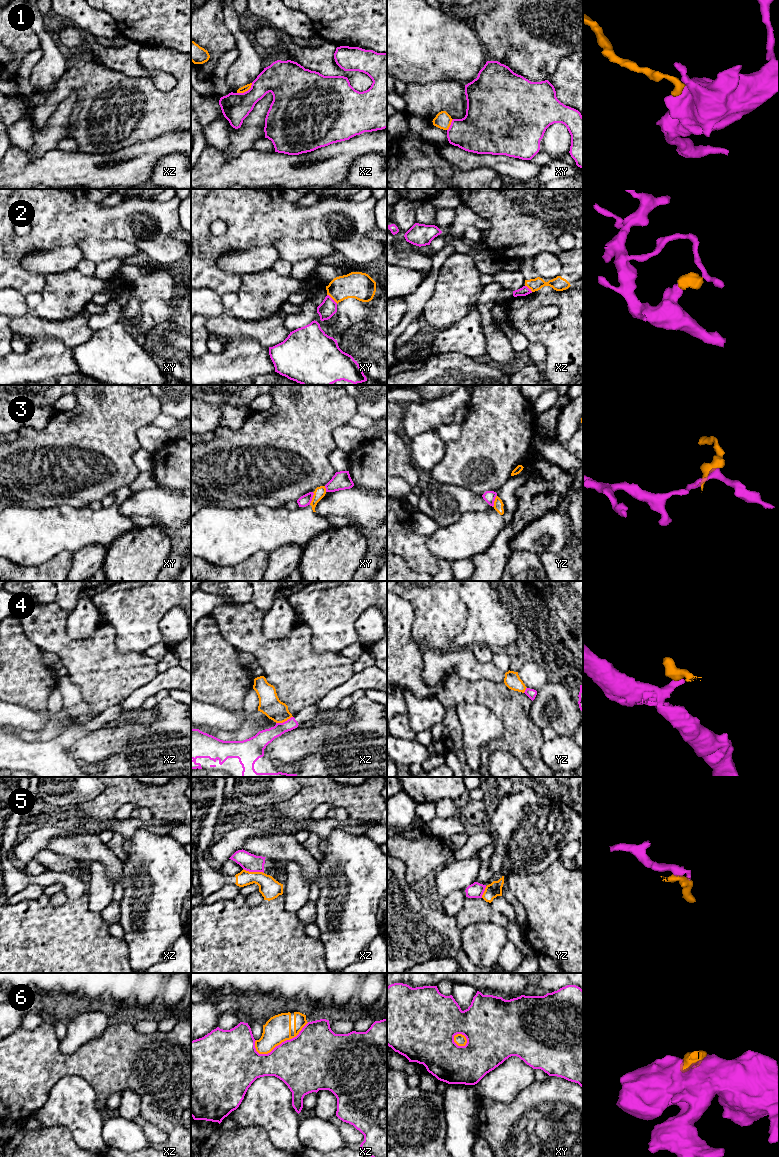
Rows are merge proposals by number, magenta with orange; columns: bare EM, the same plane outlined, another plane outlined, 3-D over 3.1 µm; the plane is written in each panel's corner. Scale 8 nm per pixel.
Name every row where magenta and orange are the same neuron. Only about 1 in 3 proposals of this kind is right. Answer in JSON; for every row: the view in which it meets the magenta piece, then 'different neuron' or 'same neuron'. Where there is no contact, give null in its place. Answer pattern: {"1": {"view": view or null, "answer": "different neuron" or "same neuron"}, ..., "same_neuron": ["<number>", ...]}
{"1": {"view": "xz", "answer": "different neuron"}, "2": {"view": "xy", "answer": "different neuron"}, "3": {"view": "xy", "answer": "different neuron"}, "4": {"view": "xz", "answer": "different neuron"}, "5": {"view": "xz", "answer": "different neuron"}, "6": {"view": "xz", "answer": "different neuron"}, "same_neuron": []}

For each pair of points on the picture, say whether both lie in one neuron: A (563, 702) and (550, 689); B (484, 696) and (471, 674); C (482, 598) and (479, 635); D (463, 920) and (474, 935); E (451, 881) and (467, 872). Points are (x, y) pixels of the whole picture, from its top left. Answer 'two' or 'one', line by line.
A: one
B: two
C: one
D: two
E: one

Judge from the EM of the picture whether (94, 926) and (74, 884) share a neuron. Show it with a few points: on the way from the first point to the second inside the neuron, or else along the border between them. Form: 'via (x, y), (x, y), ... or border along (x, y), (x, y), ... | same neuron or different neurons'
border along (86, 893), (76, 899), (68, 900) | different neurons

